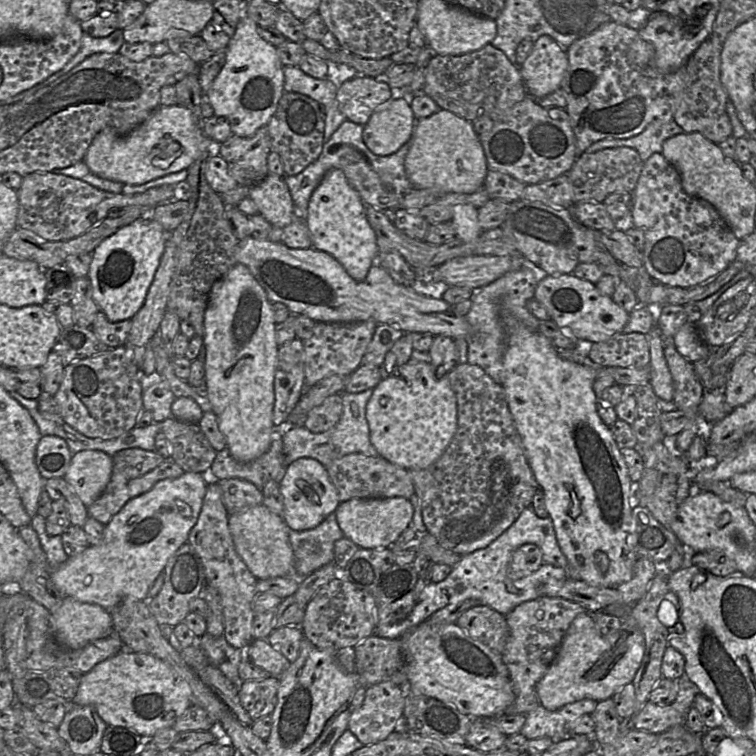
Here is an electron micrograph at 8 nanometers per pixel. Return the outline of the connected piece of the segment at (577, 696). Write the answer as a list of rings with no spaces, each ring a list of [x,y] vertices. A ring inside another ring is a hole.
[[[588,611],[579,614],[567,629],[555,659],[536,685],[539,703],[547,710],[555,711],[566,704],[582,699],[593,699],[599,702],[612,697],[618,689],[632,683],[640,667],[644,650],[645,640],[642,632],[628,620],[623,620],[621,627],[615,633],[601,635]]]

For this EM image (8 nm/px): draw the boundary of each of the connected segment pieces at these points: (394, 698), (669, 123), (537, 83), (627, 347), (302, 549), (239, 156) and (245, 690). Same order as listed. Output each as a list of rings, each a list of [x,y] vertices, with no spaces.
[[[381,682],[366,687],[360,707],[350,713],[347,729],[364,745],[395,732],[403,717],[405,686]]]
[[[656,120],[651,122],[640,134],[625,139],[602,139],[591,144],[586,151],[596,152],[605,148],[630,147],[637,150],[645,162],[652,154],[662,153],[666,139],[685,133],[684,129],[671,120]]]
[[[543,35],[534,42],[530,54],[520,66],[520,74],[527,93],[533,98],[541,98],[561,88],[567,68],[567,49],[559,45],[550,36]]]
[[[617,333],[606,341],[594,342],[589,358],[604,367],[646,368],[650,365],[650,348],[647,334]]]
[[[335,512],[328,515],[313,529],[290,530],[289,539],[294,553],[294,566],[300,578],[305,578],[325,564],[334,561],[334,543],[345,535],[340,529]]]
[[[262,126],[251,137],[231,135],[219,146],[219,153],[227,162],[231,176],[242,186],[253,186],[270,172],[268,156],[271,138],[268,126]]]
[[[269,676],[262,680],[242,681],[239,698],[252,720],[271,715],[277,703],[279,678]]]

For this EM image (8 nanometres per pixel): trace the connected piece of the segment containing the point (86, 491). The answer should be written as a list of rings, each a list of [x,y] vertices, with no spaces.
[[[83,450],[73,454],[63,478],[88,507],[107,487],[112,470],[112,457],[99,450]]]

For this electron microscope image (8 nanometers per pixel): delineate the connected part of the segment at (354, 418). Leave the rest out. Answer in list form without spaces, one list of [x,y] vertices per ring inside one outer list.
[[[368,389],[360,393],[341,393],[343,413],[340,421],[323,433],[310,432],[304,426],[293,426],[282,436],[284,464],[288,466],[300,458],[313,458],[327,466],[334,460],[351,453],[361,453],[368,457],[377,457],[378,452],[370,442],[370,430],[366,420],[366,406],[373,393]]]

